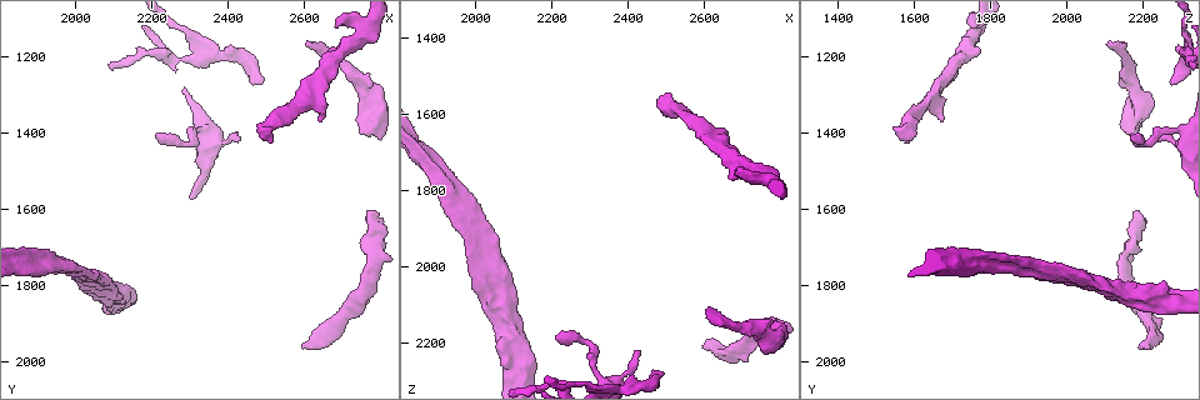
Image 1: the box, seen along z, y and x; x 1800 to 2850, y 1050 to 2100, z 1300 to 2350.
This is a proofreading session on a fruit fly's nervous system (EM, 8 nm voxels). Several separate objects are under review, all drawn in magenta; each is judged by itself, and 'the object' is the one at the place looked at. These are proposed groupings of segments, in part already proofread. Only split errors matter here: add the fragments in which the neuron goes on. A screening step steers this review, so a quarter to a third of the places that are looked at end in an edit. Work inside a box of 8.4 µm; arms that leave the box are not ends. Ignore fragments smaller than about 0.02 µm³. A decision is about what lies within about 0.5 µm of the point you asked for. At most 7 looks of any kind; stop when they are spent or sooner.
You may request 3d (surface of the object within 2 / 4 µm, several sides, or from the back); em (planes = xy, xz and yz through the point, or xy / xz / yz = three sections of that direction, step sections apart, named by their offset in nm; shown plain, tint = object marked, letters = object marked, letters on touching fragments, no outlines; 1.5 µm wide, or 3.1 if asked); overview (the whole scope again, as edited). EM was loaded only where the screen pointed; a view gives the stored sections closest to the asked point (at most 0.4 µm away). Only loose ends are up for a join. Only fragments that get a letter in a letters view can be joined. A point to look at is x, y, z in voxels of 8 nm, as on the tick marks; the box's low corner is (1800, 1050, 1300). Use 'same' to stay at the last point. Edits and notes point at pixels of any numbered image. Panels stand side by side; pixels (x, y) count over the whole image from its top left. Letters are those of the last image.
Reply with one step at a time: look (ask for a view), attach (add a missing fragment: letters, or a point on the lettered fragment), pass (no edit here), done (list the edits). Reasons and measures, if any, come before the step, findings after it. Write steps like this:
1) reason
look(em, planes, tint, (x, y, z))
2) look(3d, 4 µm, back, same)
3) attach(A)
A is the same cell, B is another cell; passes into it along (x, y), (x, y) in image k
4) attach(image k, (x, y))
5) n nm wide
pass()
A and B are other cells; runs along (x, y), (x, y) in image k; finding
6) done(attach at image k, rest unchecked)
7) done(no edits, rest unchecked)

free end
look(em, planes, plain, (2485, 1265, 2275))

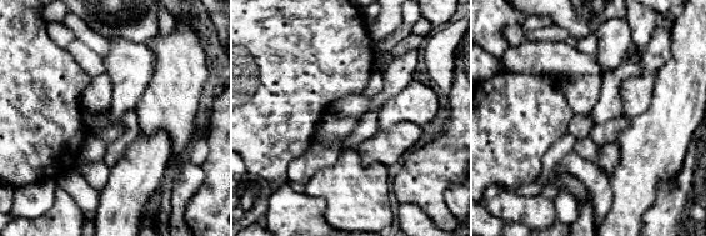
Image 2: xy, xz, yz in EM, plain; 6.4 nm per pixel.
what lies round it
look(em, planes, letters, same)

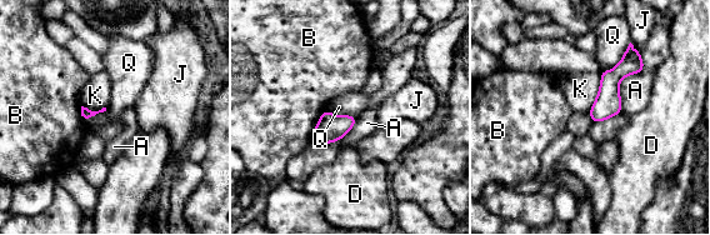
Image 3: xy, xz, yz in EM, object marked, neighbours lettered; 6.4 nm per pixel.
pass()
A, B, D, J, K and Q are other cells; border along (630, 43), (621, 59), (600, 74) in image 3; none of them fits

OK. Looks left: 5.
free end
look(em, xz, step 8, tint, (2605, 1165, 2105))

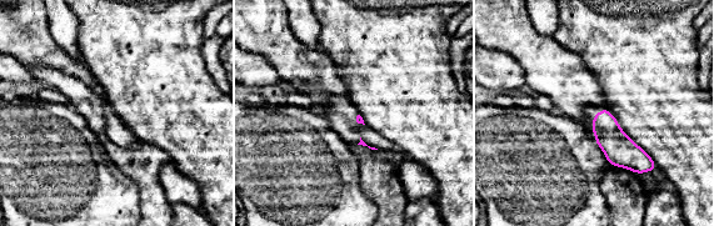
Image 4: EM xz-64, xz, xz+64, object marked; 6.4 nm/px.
cut it another way
look(em, planes, letters, same)

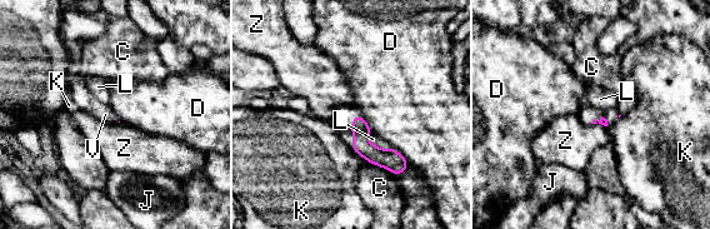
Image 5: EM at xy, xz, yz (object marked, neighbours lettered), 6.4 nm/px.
attach(V)
V is the same cell, C, D, J, K, L and Z are other cells; the neuron continues

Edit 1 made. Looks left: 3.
branch stops here
look(em, planes, letters, (2595, 1960, 2210))

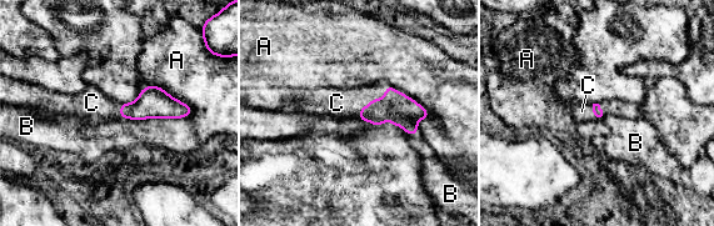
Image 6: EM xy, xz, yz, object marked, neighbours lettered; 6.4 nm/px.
attach(C)
C is the same cell, A and B are other cells; passes into it along (402, 110), (372, 99), (336, 103) in image 6; the neuron continues

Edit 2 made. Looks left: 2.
done(attach at image 5, attach at image 6, rest unchecked)

